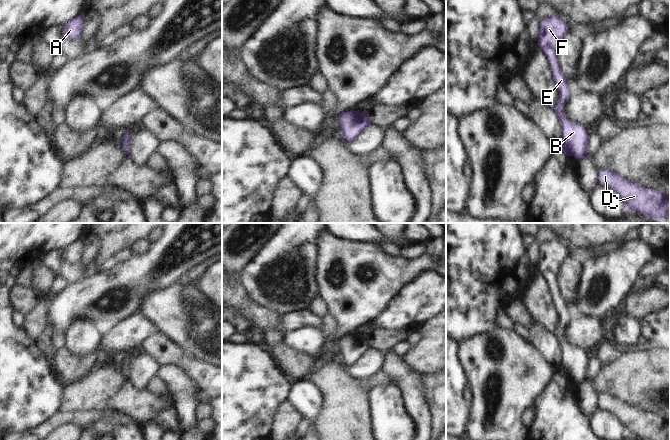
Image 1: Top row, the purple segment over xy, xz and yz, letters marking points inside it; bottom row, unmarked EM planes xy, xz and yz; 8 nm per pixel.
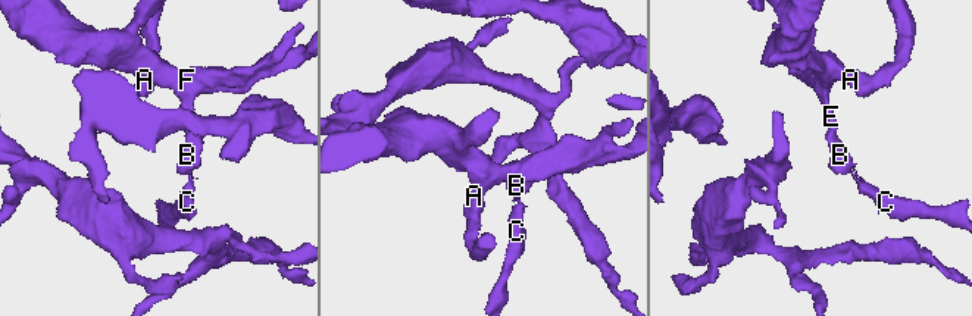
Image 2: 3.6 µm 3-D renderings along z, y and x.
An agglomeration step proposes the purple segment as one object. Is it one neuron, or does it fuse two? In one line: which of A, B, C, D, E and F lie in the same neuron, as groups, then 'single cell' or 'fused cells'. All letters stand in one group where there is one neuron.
groups A B E F / C D; fused cells

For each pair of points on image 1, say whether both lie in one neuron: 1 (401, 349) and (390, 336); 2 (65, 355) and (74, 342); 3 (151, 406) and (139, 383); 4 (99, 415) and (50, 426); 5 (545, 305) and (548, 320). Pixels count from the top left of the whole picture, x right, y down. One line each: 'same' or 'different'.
1: different
2: different
3: different
4: same
5: same

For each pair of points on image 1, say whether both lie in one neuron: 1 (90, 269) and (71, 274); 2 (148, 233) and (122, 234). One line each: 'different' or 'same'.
1: same
2: same

